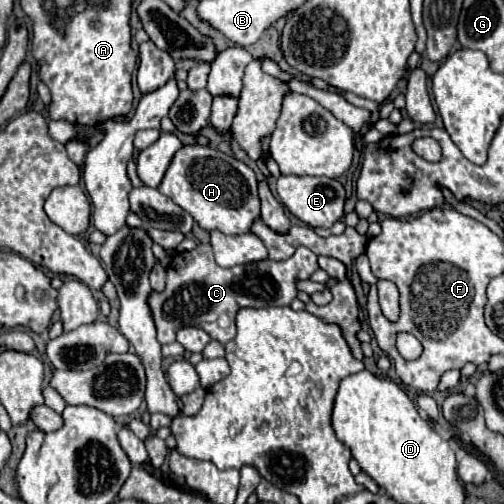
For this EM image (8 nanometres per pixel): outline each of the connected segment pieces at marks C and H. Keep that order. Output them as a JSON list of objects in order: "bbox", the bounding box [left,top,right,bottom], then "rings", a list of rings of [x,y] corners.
[{"bbox":[147,243,317,345],"rings":[[[199,243],[193,251],[177,253],[167,267],[167,287],[157,293],[151,291],[147,303],[153,313],[157,341],[161,345],[173,343],[181,327],[201,327],[211,339],[223,345],[235,337],[235,317],[239,309],[261,309],[267,305],[289,305],[297,297],[295,279],[309,279],[317,271],[317,255],[307,247],[299,247],[293,257],[285,261],[255,261],[235,267],[219,267],[213,259],[211,245]]]},{"bbox":[159,145,259,235],"rings":[[[183,145],[171,159],[159,191],[171,197],[187,213],[191,213],[205,231],[217,229],[227,235],[248,233],[253,221],[259,219],[255,173],[235,157],[211,147]]]}]

